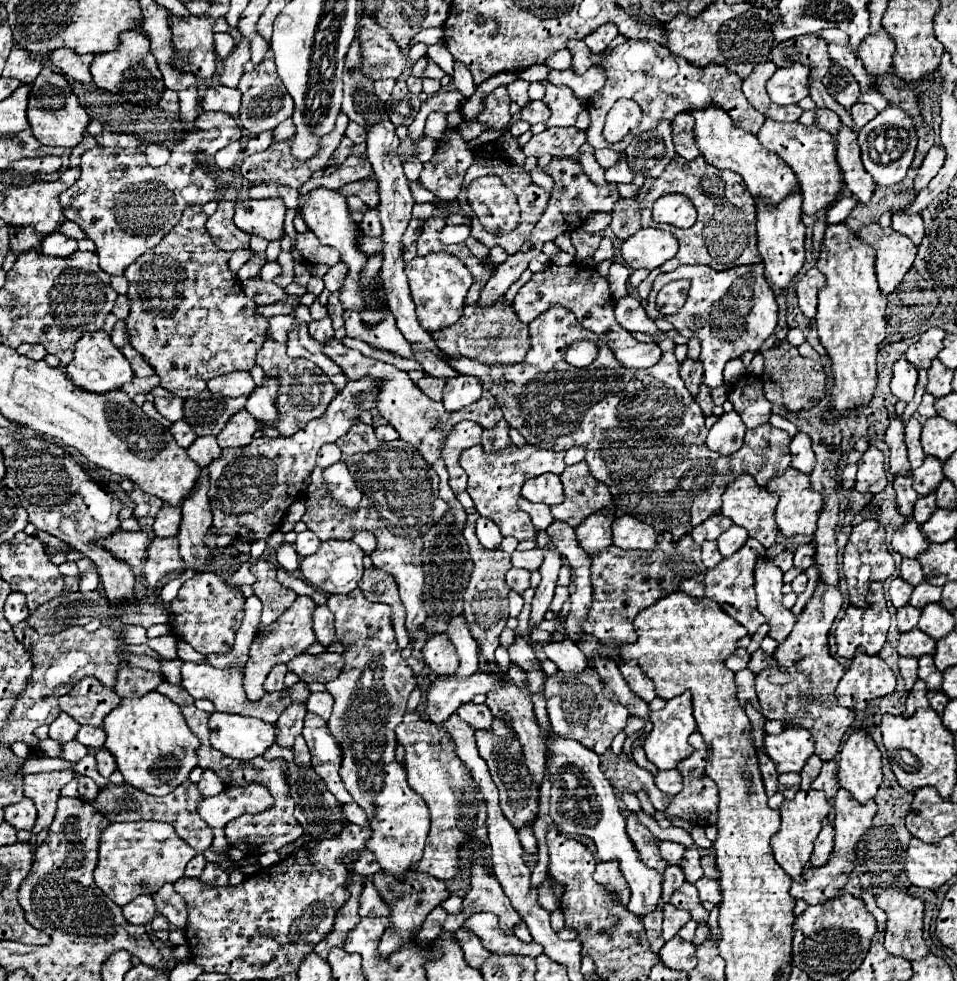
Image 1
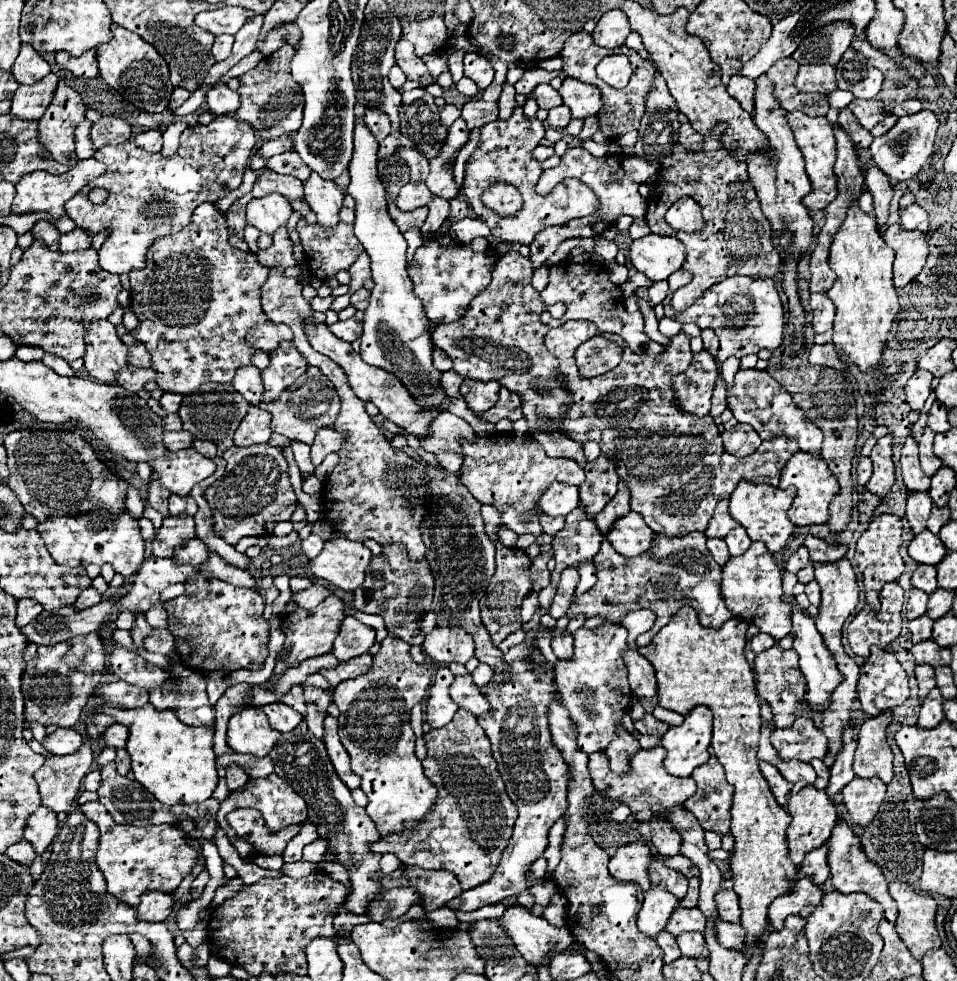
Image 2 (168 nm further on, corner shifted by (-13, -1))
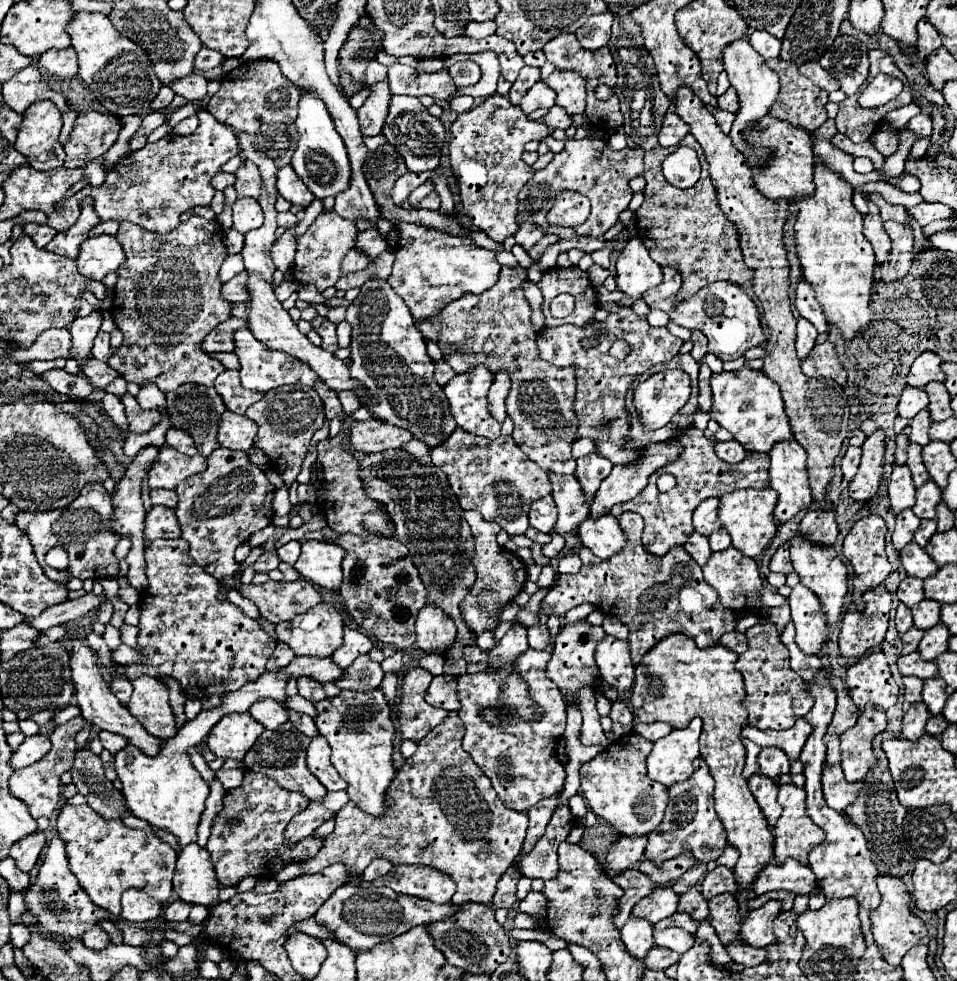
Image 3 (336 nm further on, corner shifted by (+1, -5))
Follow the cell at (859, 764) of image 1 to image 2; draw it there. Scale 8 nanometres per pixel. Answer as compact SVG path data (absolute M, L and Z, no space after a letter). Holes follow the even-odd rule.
M884 711L860 725L858 747L854 757L856 777L880 777L884 783L892 779L892 749L886 743L886 727L892 723L892 713Z

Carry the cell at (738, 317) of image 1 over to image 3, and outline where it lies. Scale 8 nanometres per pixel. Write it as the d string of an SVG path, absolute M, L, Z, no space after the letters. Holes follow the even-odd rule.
M662 267L662 271L664 271L664 281L654 289L650 289L646 295L642 295L642 299L648 303L650 309L664 309L670 315L670 321L674 321L676 325L702 331L708 337L708 353L720 357L722 361L734 361L738 359L738 355L744 355L746 349L760 347L766 343L766 335L760 325L758 307L748 297L742 285L730 281L716 281L710 287L700 289L690 299L680 301L674 297L682 283L680 273L672 267Z

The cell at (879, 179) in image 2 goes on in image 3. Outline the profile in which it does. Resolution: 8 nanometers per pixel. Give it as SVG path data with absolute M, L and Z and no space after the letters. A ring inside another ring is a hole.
M866 197L866 201L868 201L868 209L870 211L864 217L864 235L874 247L876 263L884 263L886 261L886 253L890 253L890 239L888 239L886 231L882 229L882 219L878 215L878 207L868 197Z

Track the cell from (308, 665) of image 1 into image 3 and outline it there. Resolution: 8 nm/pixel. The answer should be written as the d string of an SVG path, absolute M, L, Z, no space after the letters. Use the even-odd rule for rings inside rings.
M360 655L350 667L344 669L342 677L334 681L338 689L352 689L352 691L368 691L382 683L384 671L380 663L374 663L368 655Z

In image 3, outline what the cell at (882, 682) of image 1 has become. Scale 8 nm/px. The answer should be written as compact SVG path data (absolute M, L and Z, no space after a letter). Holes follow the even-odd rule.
M870 653L856 665L848 667L846 689L858 711L864 711L868 703L874 703L874 707L886 711L898 697L898 685L894 683L888 663L880 657L880 653Z

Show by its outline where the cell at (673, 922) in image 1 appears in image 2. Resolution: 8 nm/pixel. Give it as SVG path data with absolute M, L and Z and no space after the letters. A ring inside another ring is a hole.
M676 907L668 925L666 925L666 931L672 933L672 935L680 935L680 933L686 933L686 931L704 931L706 927L706 917L702 915L702 911L696 907L696 909L682 909L682 907Z

